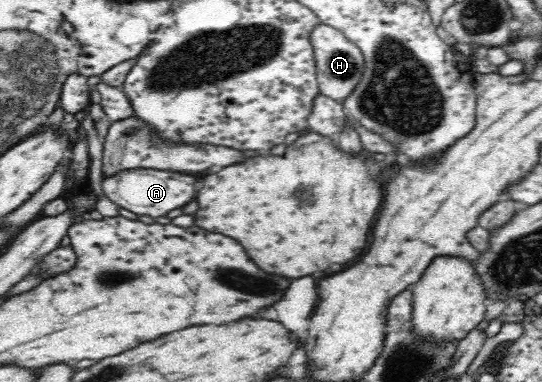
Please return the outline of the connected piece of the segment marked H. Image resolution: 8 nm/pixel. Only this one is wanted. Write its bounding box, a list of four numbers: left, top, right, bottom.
[309,21,364,102]

